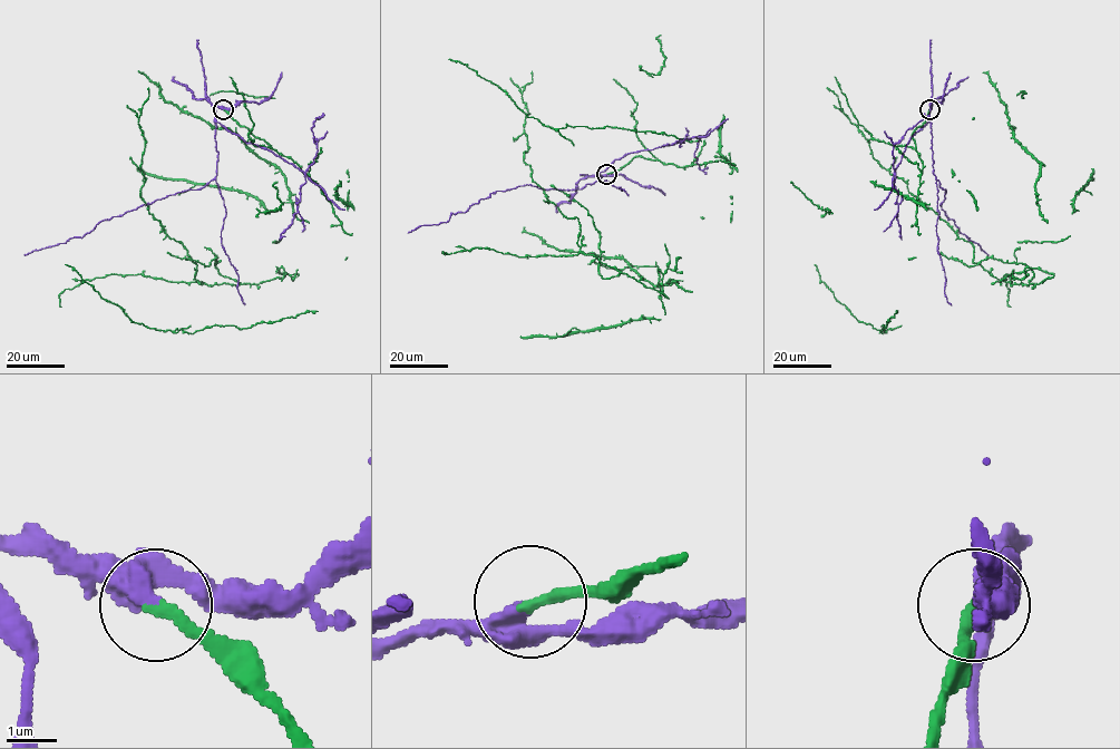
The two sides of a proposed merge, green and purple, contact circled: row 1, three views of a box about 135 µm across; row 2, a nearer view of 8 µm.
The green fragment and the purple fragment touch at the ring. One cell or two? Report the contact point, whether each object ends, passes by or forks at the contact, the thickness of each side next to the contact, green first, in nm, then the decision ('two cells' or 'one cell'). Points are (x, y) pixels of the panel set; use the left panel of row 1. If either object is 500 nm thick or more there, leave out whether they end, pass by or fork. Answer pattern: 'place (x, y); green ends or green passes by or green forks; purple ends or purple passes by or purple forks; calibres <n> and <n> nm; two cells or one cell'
place (223, 109); green ends; purple forks; calibres 240 and 260 nm; two cells

